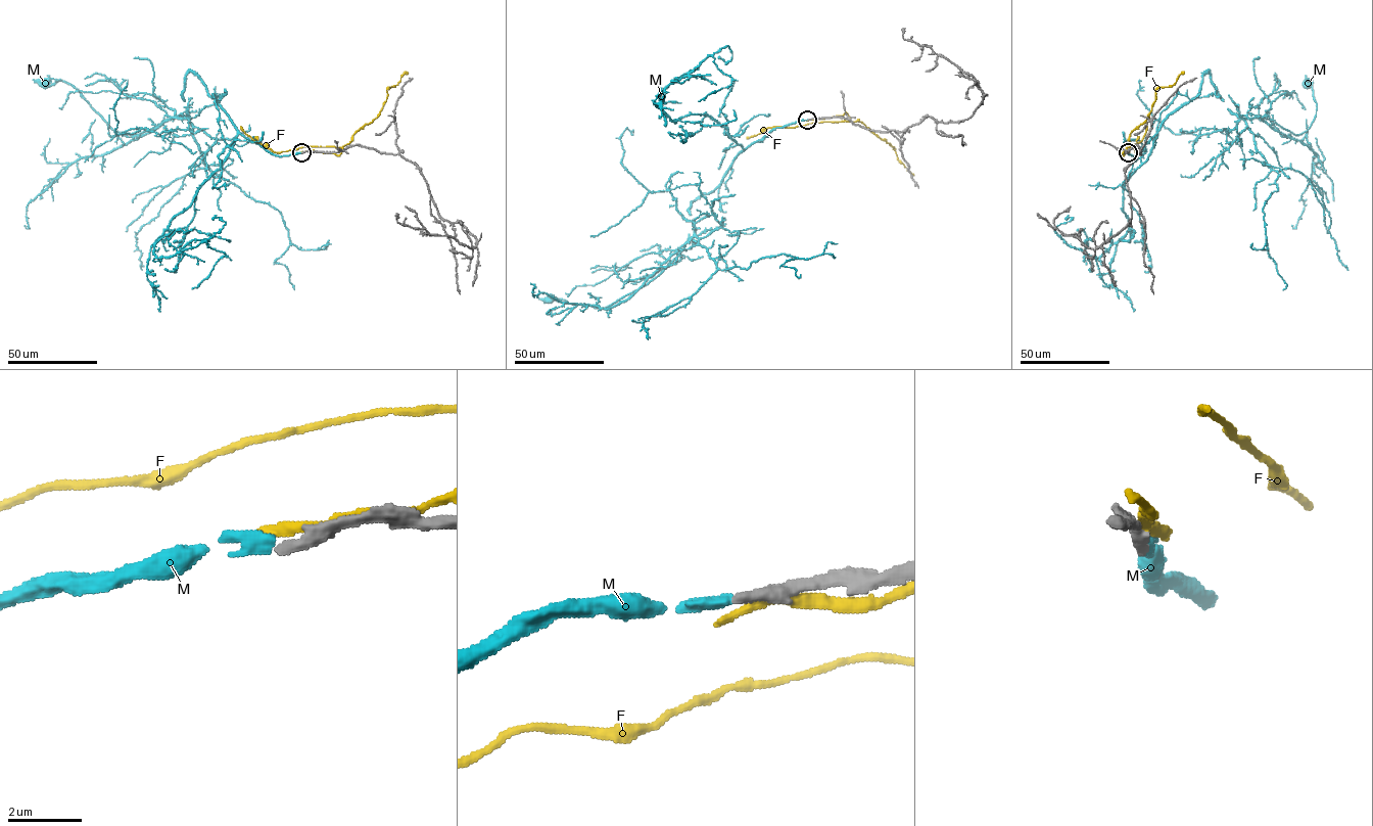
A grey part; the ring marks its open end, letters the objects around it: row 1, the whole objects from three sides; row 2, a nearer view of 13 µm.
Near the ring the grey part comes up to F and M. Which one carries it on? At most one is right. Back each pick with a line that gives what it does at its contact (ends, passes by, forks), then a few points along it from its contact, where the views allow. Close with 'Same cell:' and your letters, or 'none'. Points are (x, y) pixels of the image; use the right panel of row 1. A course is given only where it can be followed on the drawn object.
M: it ends there; it runs (1128, 152), (1211, 94), (1228, 95), (1243, 120), (1273, 120), (1299, 134), (1316, 115), (1308, 83)
Same cell: M

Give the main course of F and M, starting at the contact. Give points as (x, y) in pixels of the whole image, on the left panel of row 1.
F: (304, 152), (339, 154), (343, 149), (338, 147), (348, 144), (356, 133), (377, 117), (386, 90), (408, 73)
M: (301, 152), (272, 154), (243, 136), (214, 94), (217, 103), (190, 120), (127, 134), (70, 84), (43, 83)

